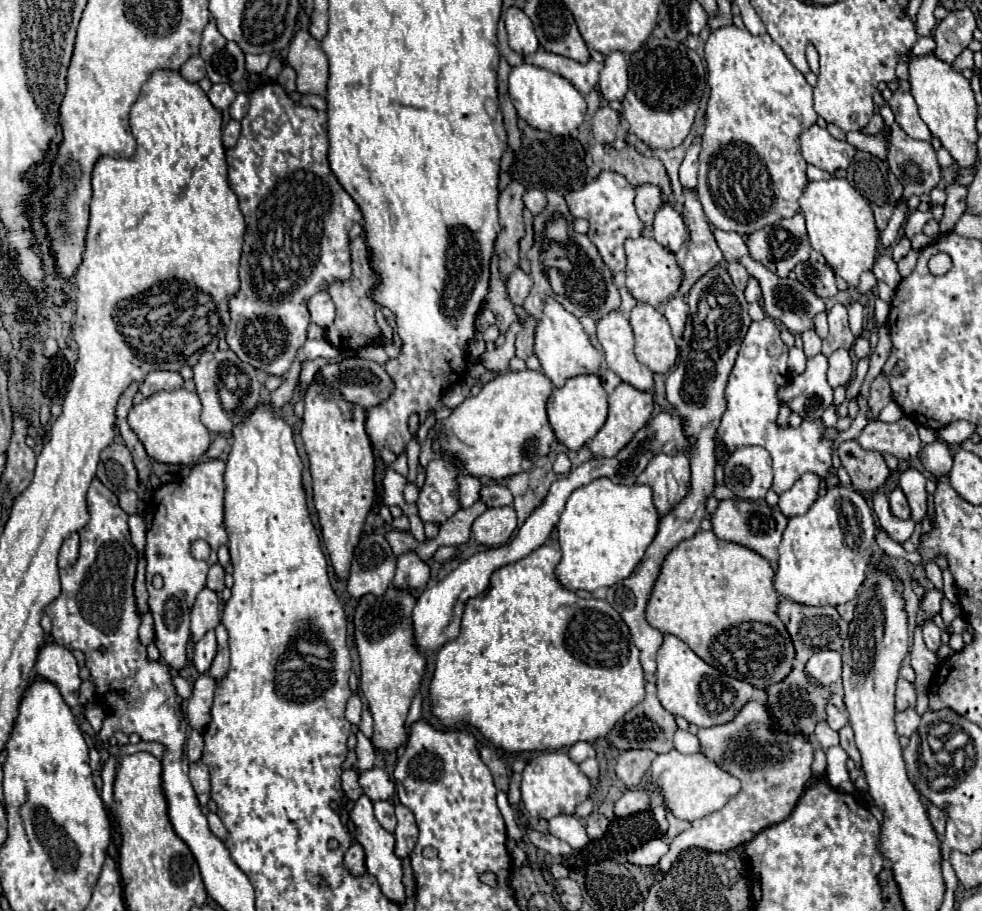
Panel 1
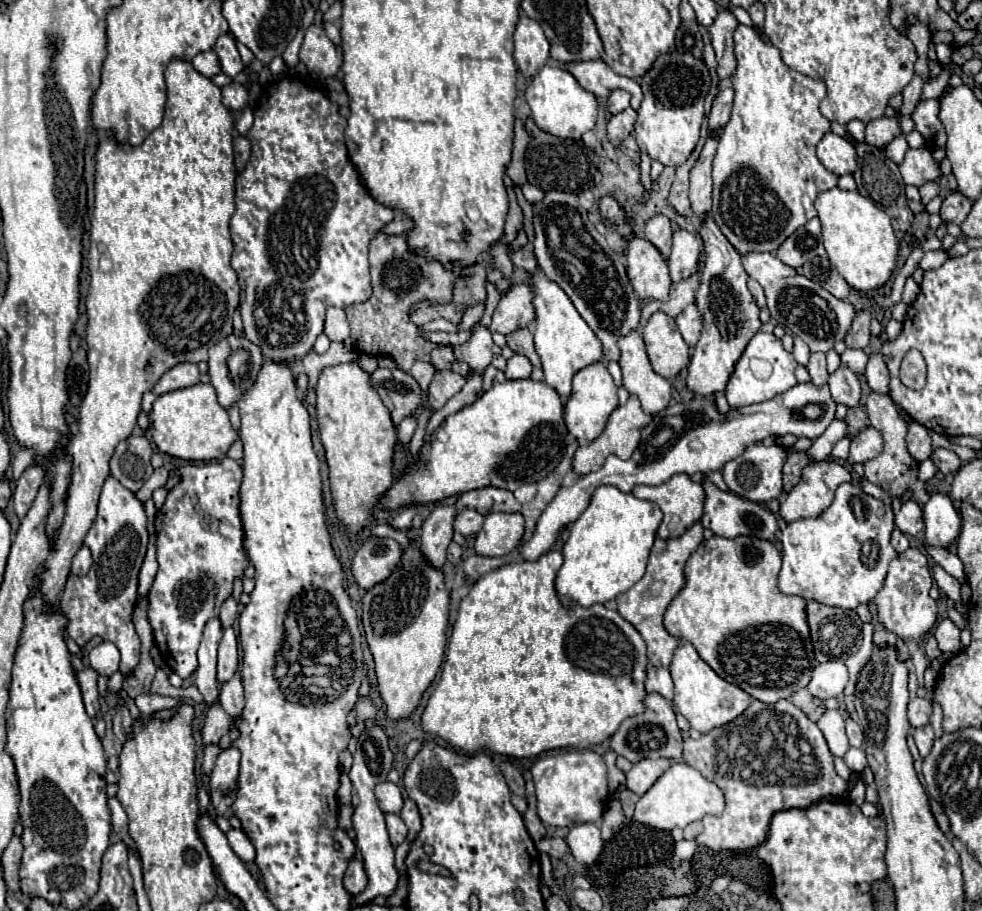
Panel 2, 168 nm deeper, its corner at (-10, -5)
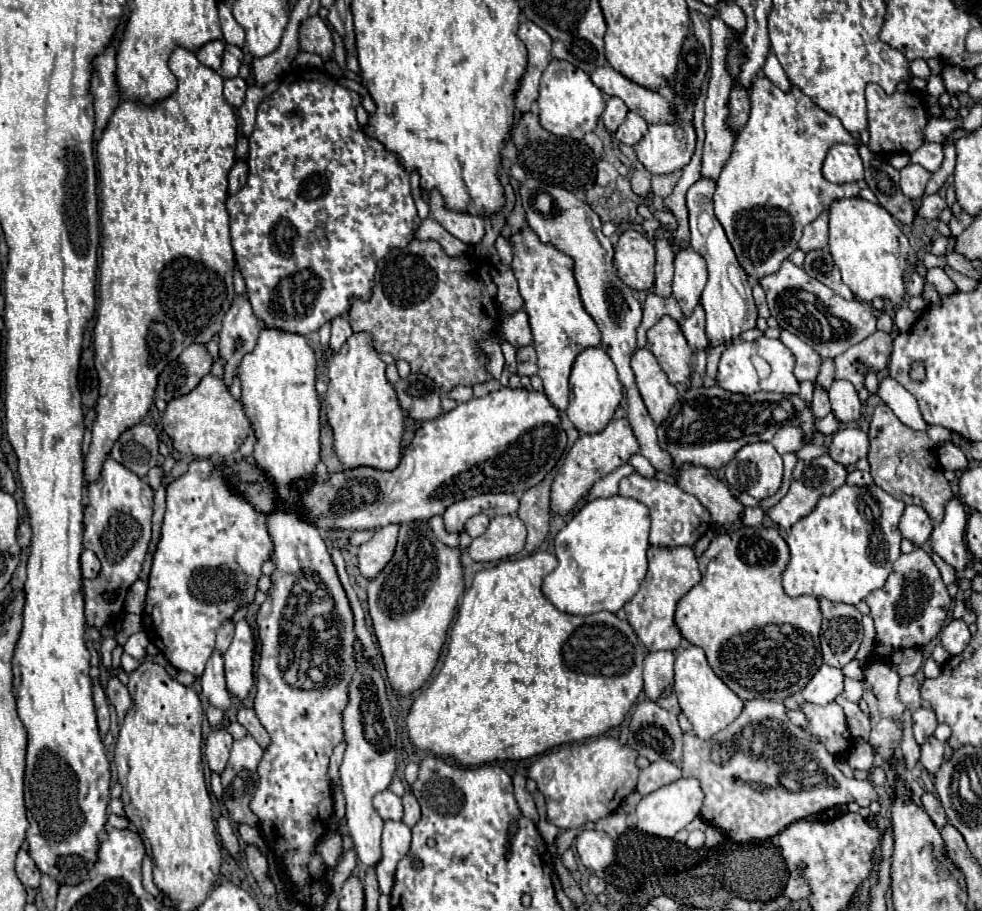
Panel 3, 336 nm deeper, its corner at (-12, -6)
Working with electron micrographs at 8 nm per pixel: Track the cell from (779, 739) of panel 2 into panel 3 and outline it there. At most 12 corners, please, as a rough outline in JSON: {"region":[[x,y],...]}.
{"region":[[750,700],[682,776],[734,842],[878,798],[782,702]]}

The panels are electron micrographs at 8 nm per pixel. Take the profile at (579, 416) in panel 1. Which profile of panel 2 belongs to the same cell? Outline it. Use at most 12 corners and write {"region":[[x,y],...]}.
{"region":[[602,361],[572,377],[568,431],[594,441],[618,407]]}

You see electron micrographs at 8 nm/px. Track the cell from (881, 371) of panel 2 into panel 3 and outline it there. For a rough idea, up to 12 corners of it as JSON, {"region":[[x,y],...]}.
{"region":[[884,376],[876,394],[906,426],[926,430],[916,398]]}

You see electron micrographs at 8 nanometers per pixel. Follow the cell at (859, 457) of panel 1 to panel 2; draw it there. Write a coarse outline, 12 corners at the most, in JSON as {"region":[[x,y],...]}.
{"region":[[890,397],[866,401],[884,449],[864,463],[866,479],[890,497],[912,491],[924,507],[928,483],[908,453],[908,425]]}

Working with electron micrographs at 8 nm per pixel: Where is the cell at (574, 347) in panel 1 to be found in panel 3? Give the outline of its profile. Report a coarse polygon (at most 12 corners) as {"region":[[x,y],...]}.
{"region":[[528,226],[512,270],[530,318],[544,394],[560,412],[600,330],[570,256]]}

